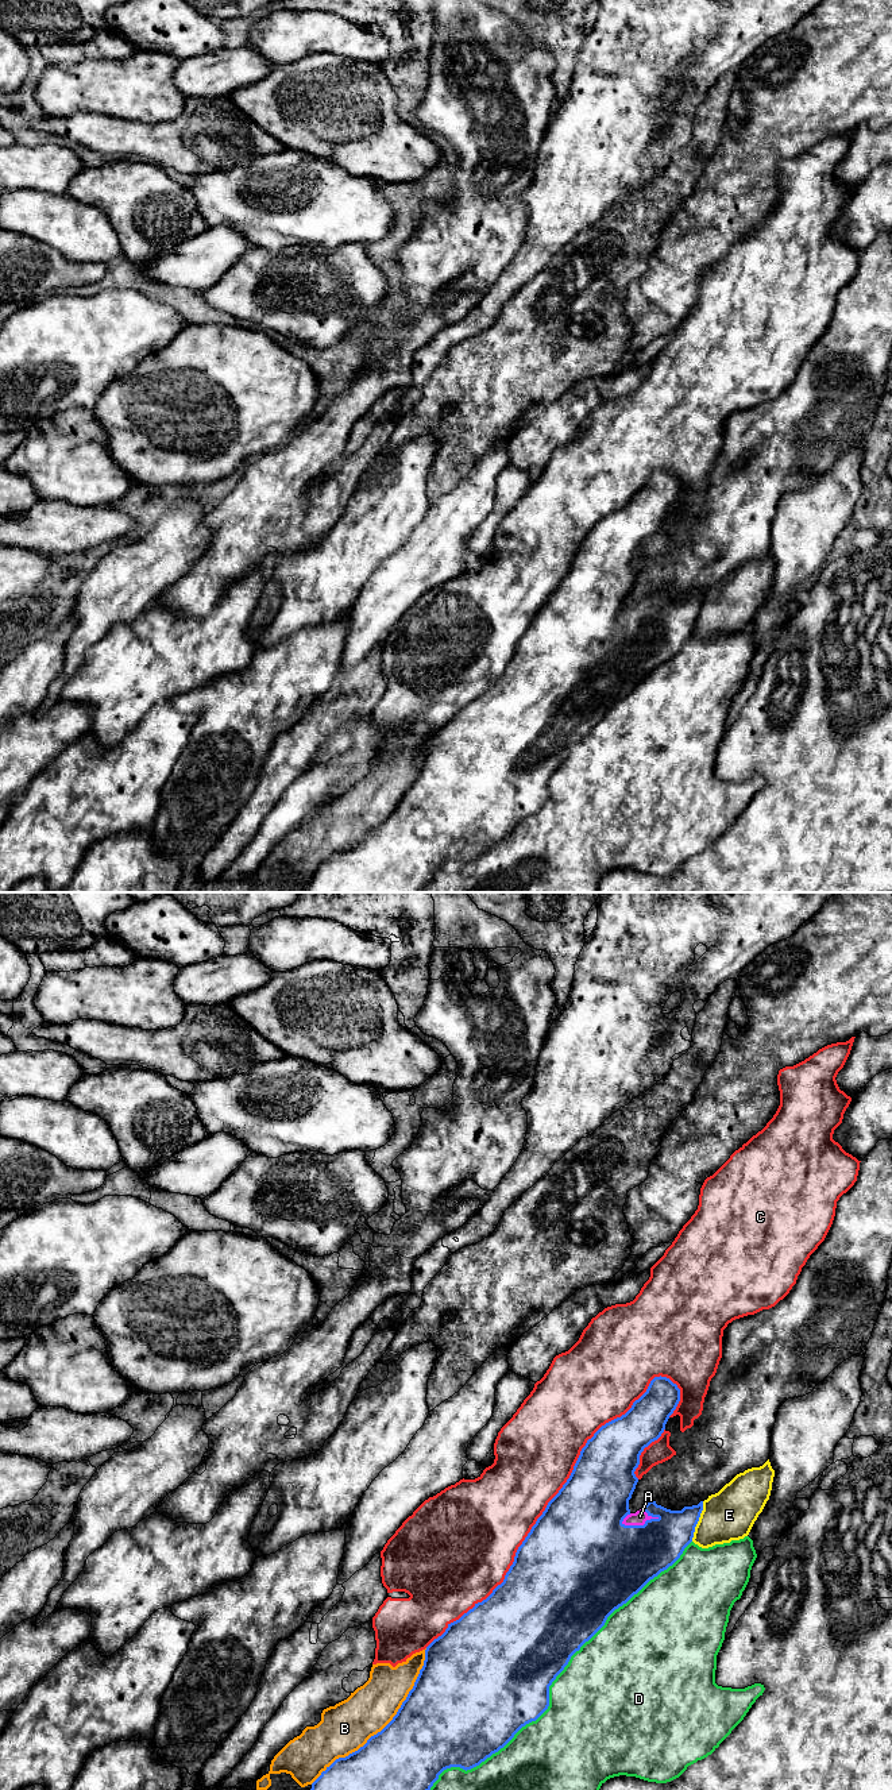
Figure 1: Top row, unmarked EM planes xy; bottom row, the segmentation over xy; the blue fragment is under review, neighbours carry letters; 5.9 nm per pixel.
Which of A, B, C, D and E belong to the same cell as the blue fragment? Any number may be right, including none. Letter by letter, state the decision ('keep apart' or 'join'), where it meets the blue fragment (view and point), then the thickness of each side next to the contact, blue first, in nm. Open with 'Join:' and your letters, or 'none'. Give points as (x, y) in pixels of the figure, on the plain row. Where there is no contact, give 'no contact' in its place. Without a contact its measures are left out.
Join: A
A: join | xy (640, 618) | 440/80 nm
B: keep apart | xy (387, 817) | 460/300 nm
C: keep apart | xy (548, 597) | 500/440 nm
D: keep apart | xy (551, 776) | 500/480 nm
E: keep apart | xy (698, 613) | 280/300 nm

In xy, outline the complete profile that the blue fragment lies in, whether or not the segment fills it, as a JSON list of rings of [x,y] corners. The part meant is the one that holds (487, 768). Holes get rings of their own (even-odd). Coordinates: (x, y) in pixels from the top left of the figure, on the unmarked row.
[[[654,470],[646,485],[633,495],[632,501],[605,518],[602,518],[582,541],[574,563],[559,583],[548,595],[542,607],[537,612],[530,625],[518,640],[514,655],[505,668],[505,672],[482,695],[475,697],[472,702],[464,706],[459,713],[448,717],[445,725],[435,732],[425,742],[424,759],[402,795],[393,813],[358,844],[345,850],[336,852],[321,868],[312,876],[312,882],[305,892],[420,892],[430,883],[439,868],[451,860],[471,863],[503,841],[514,828],[526,817],[536,814],[549,799],[549,779],[556,769],[568,757],[571,749],[580,742],[606,715],[607,710],[619,699],[626,697],[637,687],[650,672],[672,659],[683,647],[684,641],[692,634],[695,620],[703,603],[703,594],[698,598],[684,599],[681,603],[671,603],[656,594],[649,594],[636,606],[629,602],[629,593],[636,582],[638,571],[634,564],[640,558],[640,548],[645,540],[657,533],[665,522],[669,509],[680,494],[680,482],[667,470]]]

